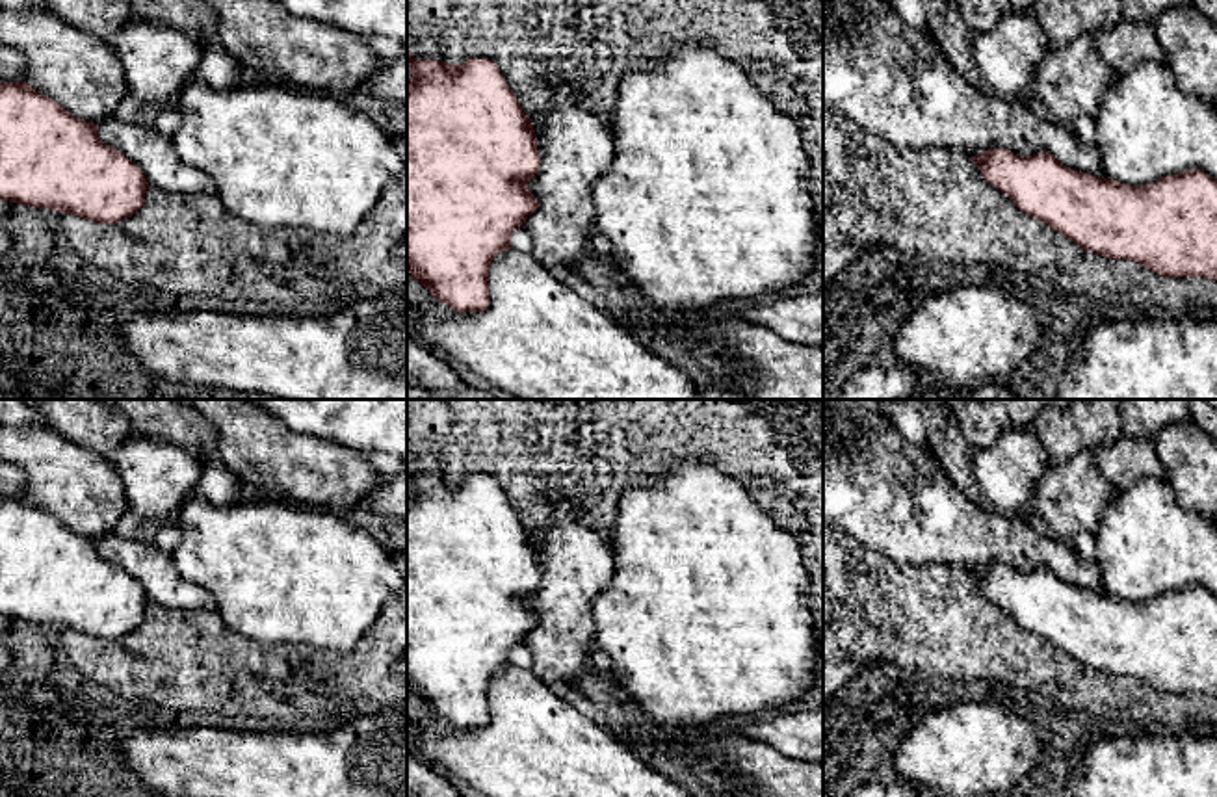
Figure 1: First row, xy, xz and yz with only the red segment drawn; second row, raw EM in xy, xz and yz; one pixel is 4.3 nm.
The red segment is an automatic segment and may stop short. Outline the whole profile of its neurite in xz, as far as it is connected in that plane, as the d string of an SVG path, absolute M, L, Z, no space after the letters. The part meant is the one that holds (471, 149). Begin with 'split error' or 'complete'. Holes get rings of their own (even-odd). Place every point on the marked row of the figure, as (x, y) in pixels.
complete; M407 41L407 269L433 299L457 312L489 308L489 269L498 253L511 249L511 234L537 212L539 201L526 188L537 175L541 154L533 123L489 58L465 63L416 59Z

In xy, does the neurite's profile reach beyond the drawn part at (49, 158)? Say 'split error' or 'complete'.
complete

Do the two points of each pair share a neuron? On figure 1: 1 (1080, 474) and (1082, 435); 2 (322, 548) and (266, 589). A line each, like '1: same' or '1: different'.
1: different
2: same

